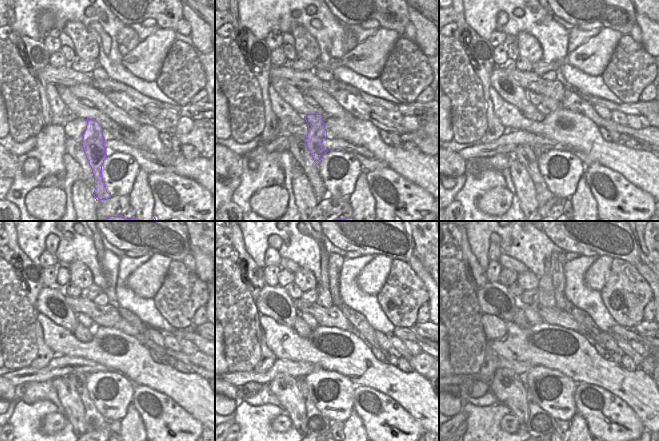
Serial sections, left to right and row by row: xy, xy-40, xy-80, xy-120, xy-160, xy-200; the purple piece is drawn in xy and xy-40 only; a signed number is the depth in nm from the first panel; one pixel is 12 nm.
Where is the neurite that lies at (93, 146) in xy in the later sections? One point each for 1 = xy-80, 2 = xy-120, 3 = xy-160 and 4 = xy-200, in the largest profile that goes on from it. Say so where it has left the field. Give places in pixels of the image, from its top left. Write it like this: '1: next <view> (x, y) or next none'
1: next xy-80 (536, 115)
2: next xy-120 (83, 334)
3: next xy-160 (301, 327)
4: next xy-200 (520, 319)

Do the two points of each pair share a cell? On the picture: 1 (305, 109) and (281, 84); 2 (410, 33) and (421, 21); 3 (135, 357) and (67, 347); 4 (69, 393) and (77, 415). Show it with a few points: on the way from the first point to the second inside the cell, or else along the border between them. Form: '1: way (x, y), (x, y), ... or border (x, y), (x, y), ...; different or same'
1: way (299, 103), (286, 90); same
2: border (410, 21), (415, 29), (415, 41); different
3: way (118, 356), (101, 350), (84, 350); same
4: way (69, 398), (74, 410); same

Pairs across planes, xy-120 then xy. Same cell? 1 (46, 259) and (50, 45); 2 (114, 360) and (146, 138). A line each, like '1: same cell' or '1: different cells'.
1: same cell
2: same cell

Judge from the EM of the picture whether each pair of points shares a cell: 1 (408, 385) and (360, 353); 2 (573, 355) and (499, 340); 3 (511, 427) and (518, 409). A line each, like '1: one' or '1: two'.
1: one
2: one
3: two

